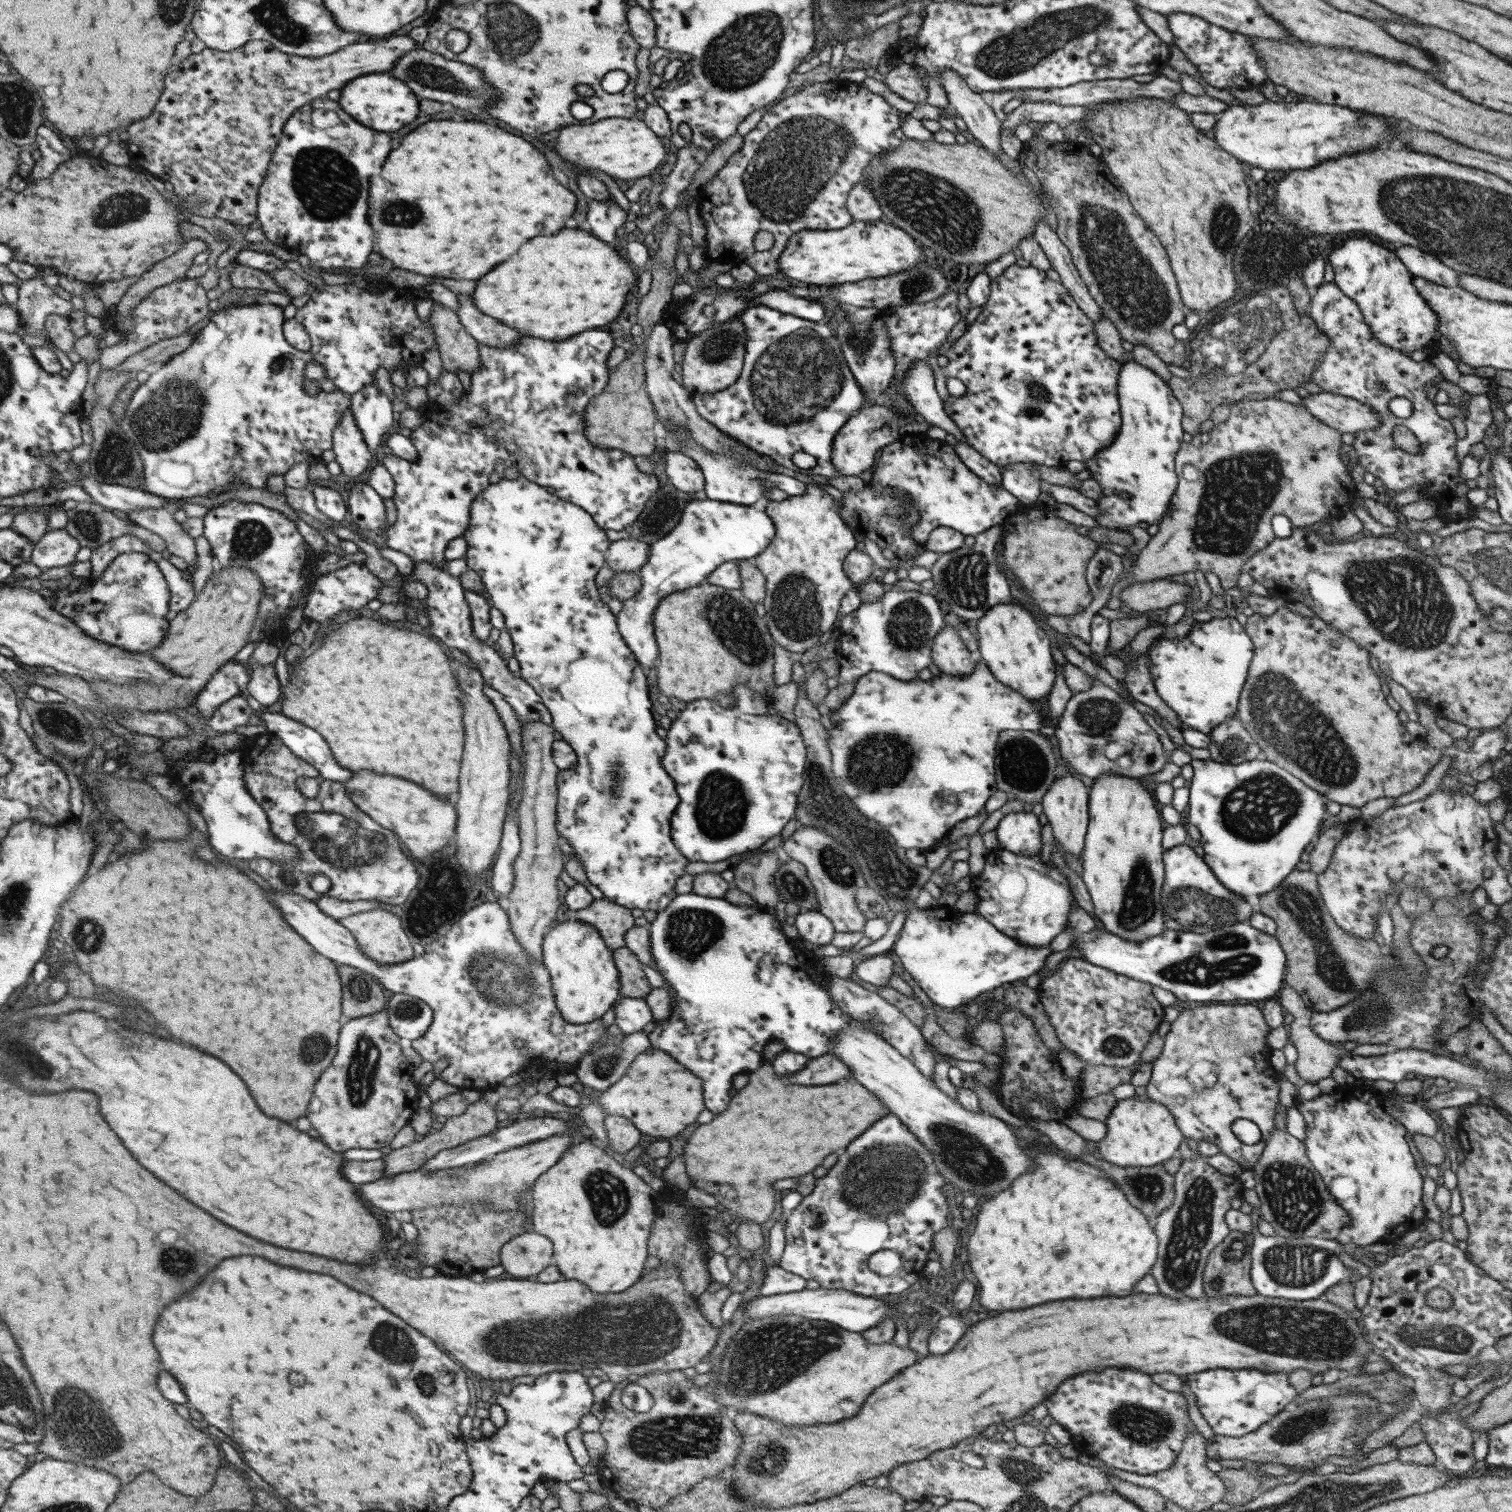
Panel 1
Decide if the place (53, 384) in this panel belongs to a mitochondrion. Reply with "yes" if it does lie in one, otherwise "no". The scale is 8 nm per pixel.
no

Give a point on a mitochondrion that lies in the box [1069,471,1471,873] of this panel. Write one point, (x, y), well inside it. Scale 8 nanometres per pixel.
(1403, 599)

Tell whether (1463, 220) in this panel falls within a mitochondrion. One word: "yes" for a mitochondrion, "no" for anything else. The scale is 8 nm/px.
yes

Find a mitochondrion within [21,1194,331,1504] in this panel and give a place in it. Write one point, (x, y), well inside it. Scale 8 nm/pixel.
(100, 1441)

